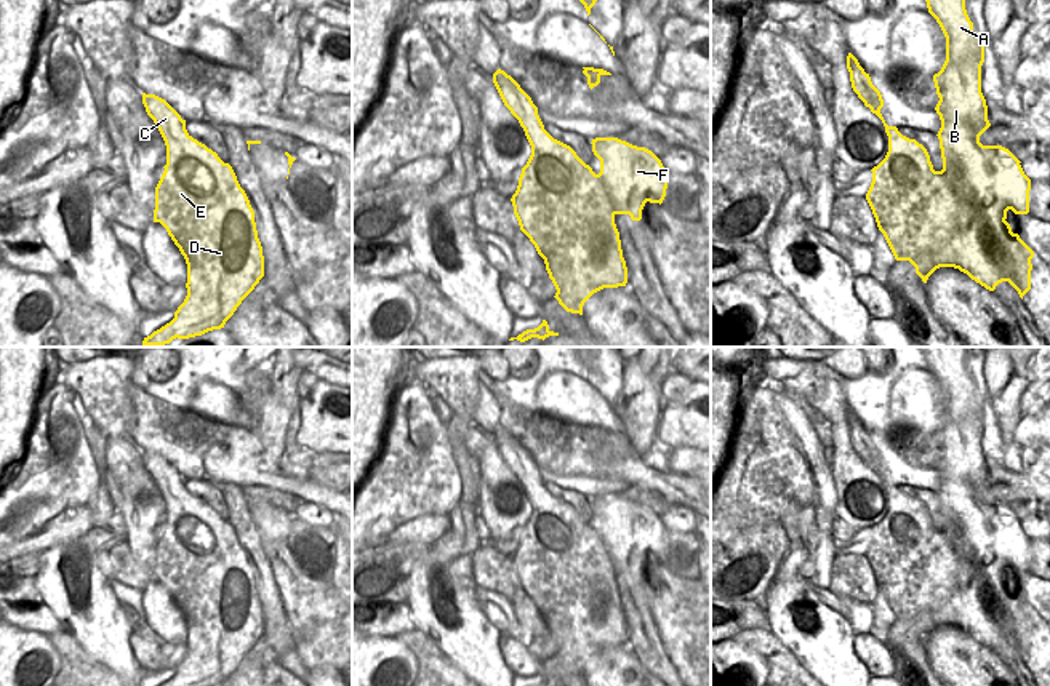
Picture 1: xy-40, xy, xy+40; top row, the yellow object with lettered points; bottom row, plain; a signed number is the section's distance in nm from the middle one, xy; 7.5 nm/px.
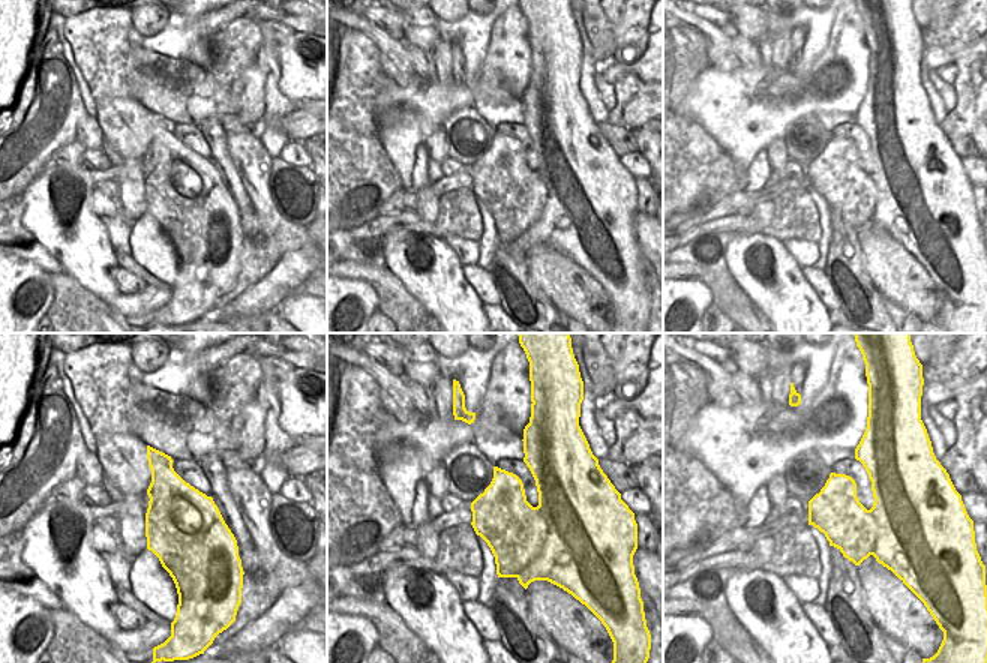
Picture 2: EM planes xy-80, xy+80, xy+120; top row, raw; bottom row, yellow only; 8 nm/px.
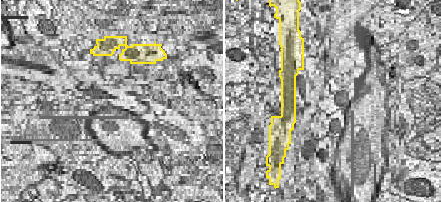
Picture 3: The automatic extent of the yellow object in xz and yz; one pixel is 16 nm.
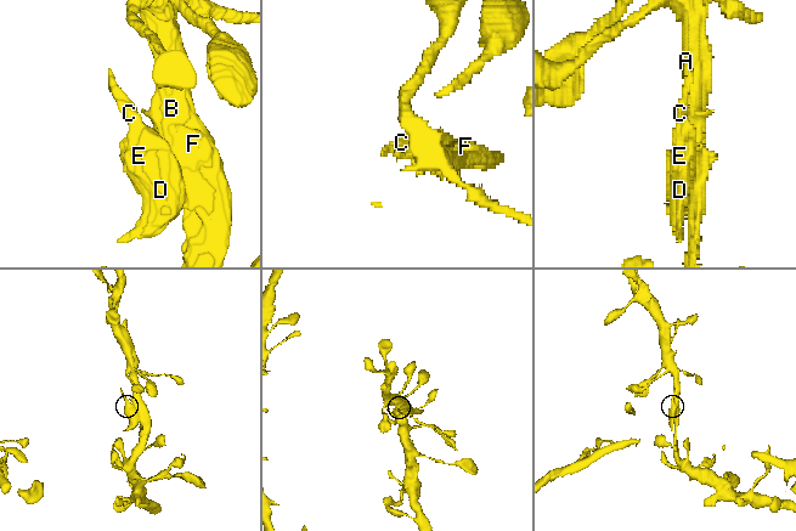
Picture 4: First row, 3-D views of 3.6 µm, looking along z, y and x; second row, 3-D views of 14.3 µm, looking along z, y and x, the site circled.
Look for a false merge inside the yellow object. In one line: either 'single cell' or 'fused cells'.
single cell

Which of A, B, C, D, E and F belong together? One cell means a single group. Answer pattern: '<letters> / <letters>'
A B C D E F

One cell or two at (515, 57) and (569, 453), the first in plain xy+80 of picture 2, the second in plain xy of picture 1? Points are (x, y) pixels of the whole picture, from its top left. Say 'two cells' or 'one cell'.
two cells

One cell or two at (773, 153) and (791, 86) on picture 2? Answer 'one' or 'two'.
two

